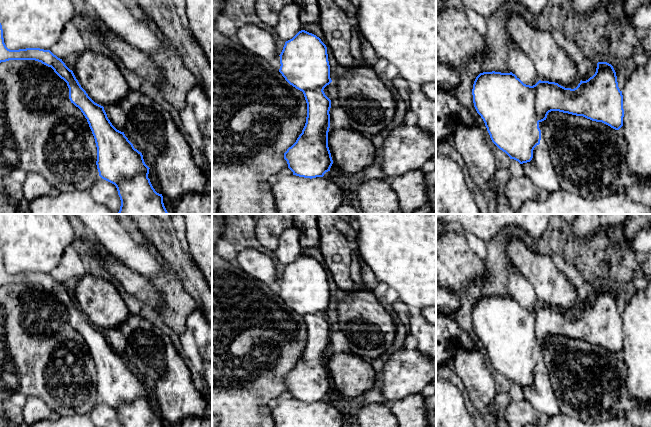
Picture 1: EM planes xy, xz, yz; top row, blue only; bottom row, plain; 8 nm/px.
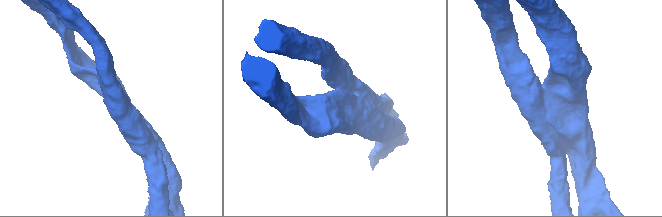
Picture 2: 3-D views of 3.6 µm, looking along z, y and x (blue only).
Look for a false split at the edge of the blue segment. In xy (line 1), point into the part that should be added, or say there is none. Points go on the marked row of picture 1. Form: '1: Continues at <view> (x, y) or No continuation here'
1: No continuation here

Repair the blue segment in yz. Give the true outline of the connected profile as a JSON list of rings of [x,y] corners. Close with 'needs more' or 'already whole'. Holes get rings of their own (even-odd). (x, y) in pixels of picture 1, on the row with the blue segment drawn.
[[[598,62],[595,74],[586,81],[581,80],[574,89],[541,80],[533,86],[526,85],[512,72],[483,72],[474,81],[472,95],[474,107],[483,119],[492,142],[520,164],[532,160],[533,150],[541,140],[539,123],[546,120],[551,111],[583,116],[615,130],[623,126],[623,95],[616,72],[607,62]]]; already whole

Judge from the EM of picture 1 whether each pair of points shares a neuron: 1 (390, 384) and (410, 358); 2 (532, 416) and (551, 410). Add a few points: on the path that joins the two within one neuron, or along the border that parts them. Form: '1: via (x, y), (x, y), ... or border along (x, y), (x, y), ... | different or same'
1: via (396, 378), (410, 364) | same
2: border along (524, 398), (537, 410), (548, 416) | different

